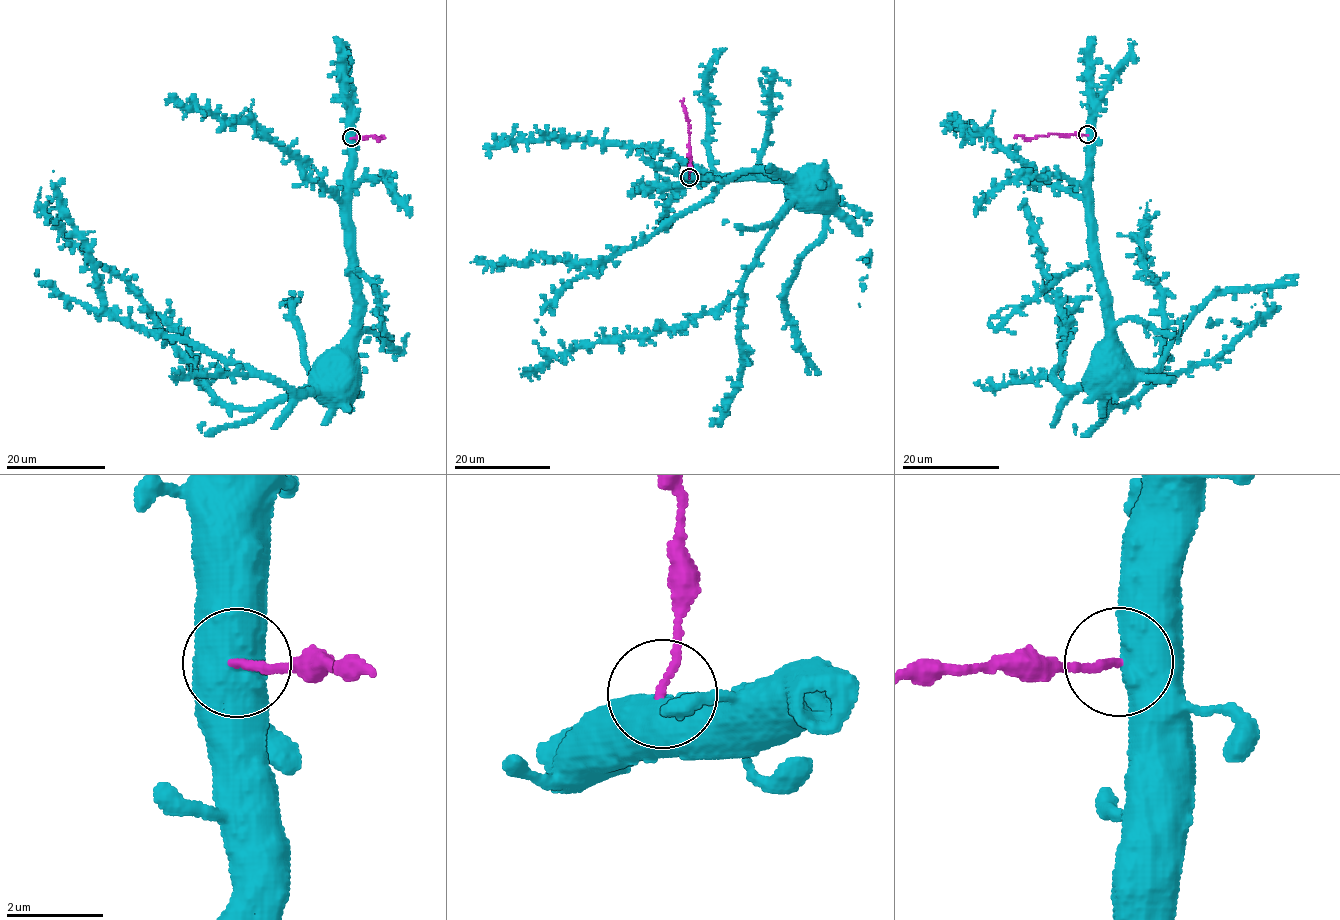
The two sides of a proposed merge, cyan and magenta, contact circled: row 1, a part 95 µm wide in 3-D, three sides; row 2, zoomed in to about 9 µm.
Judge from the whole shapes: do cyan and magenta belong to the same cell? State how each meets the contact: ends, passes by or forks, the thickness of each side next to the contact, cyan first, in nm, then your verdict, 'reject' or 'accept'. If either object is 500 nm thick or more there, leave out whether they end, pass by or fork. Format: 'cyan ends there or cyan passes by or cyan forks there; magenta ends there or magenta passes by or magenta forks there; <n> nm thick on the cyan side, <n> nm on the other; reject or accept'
750 nm thick on the cyan side, 140 nm on the other; reject

